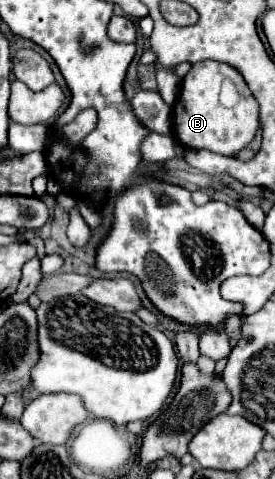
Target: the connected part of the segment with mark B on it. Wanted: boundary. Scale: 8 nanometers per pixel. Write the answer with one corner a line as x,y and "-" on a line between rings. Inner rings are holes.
201,61
191,67
191,71
183,77
181,83
181,97
173,105
173,131
179,143
189,149
207,149
219,155
233,157
245,145
249,145
259,129
257,119
257,101
249,91
243,75
233,69
231,65
217,63
217,61
-
223,77
229,77
239,91
239,103
233,107
225,107
219,101
219,87

